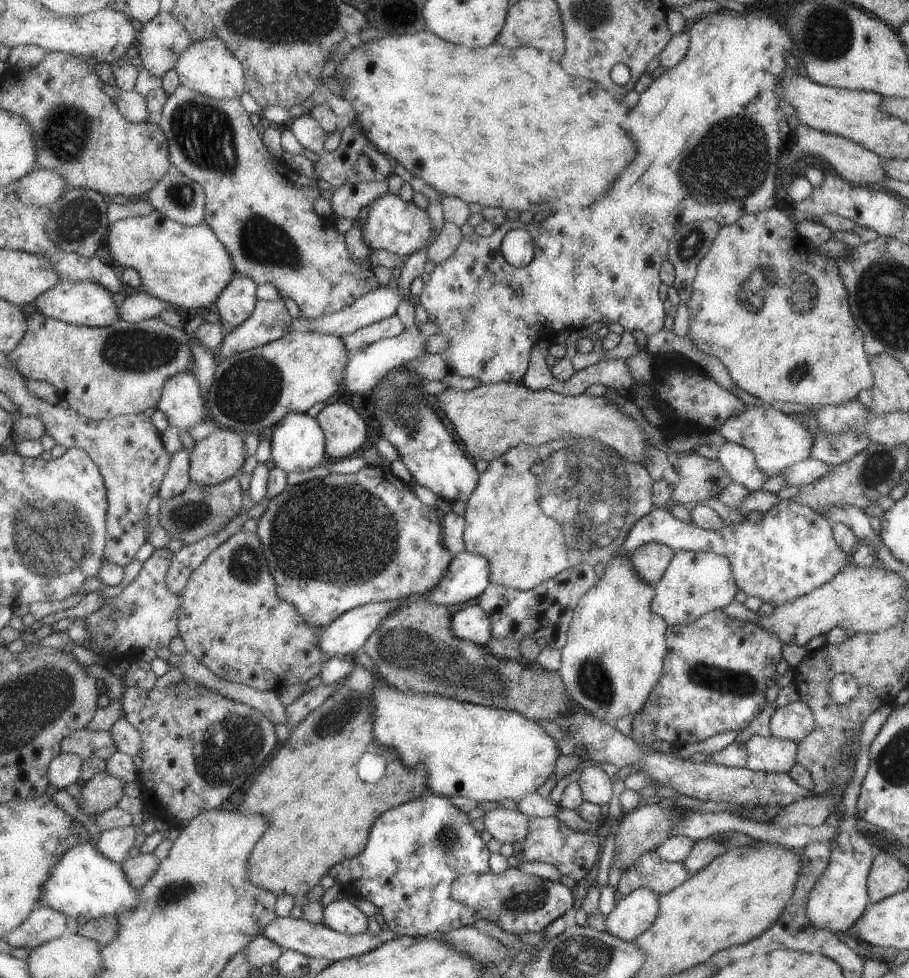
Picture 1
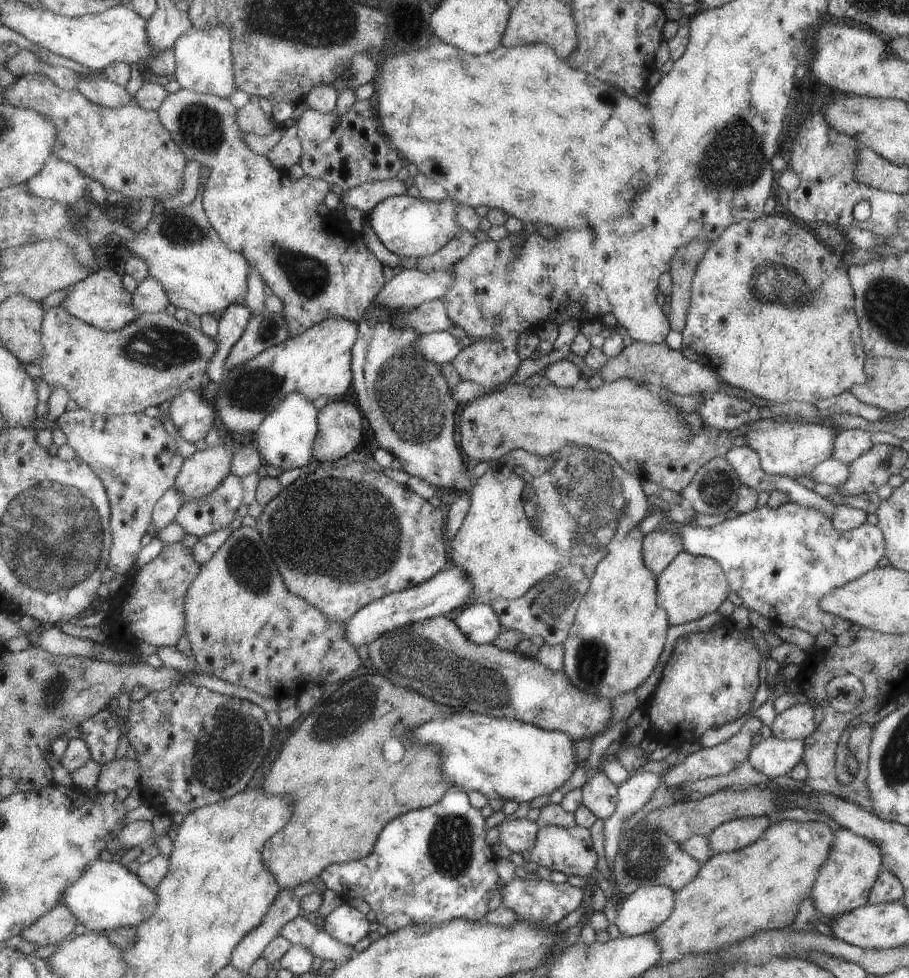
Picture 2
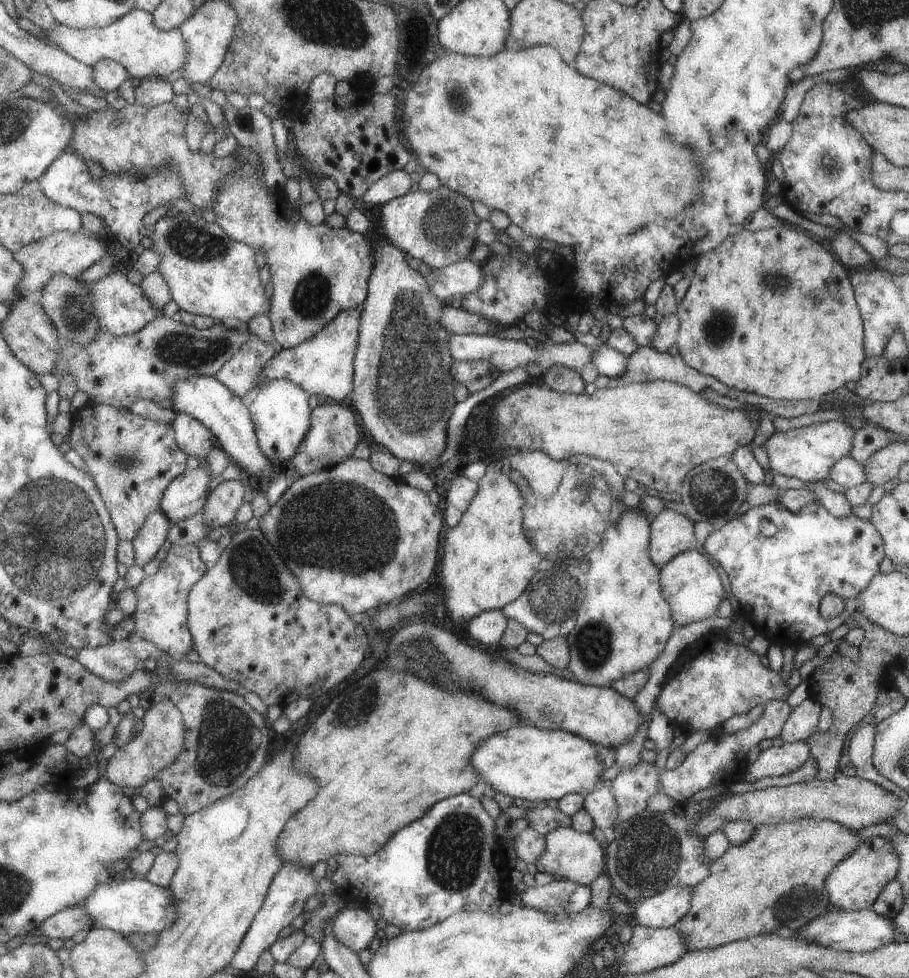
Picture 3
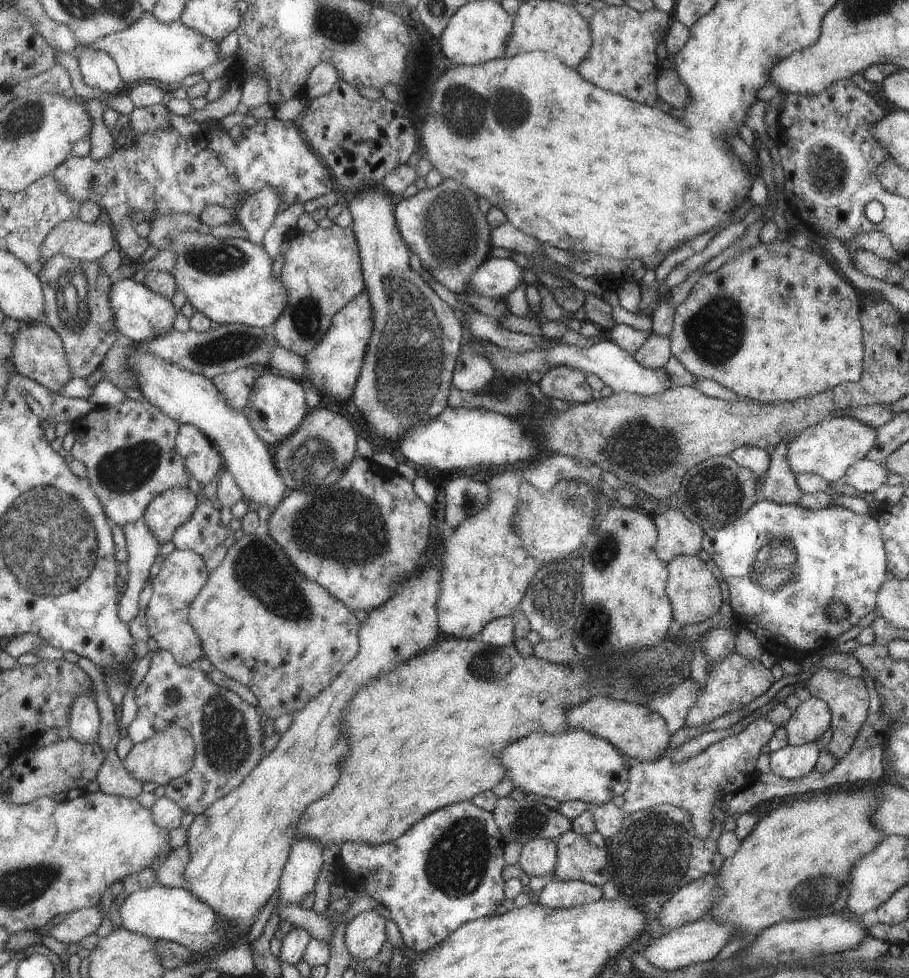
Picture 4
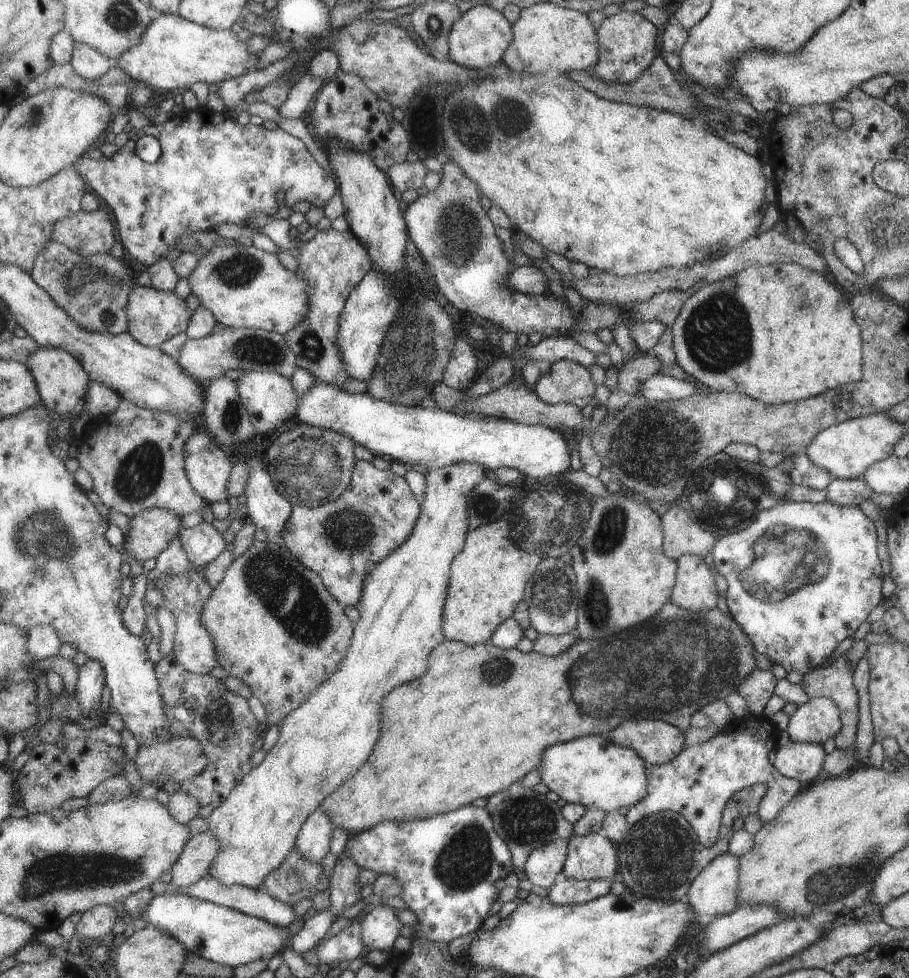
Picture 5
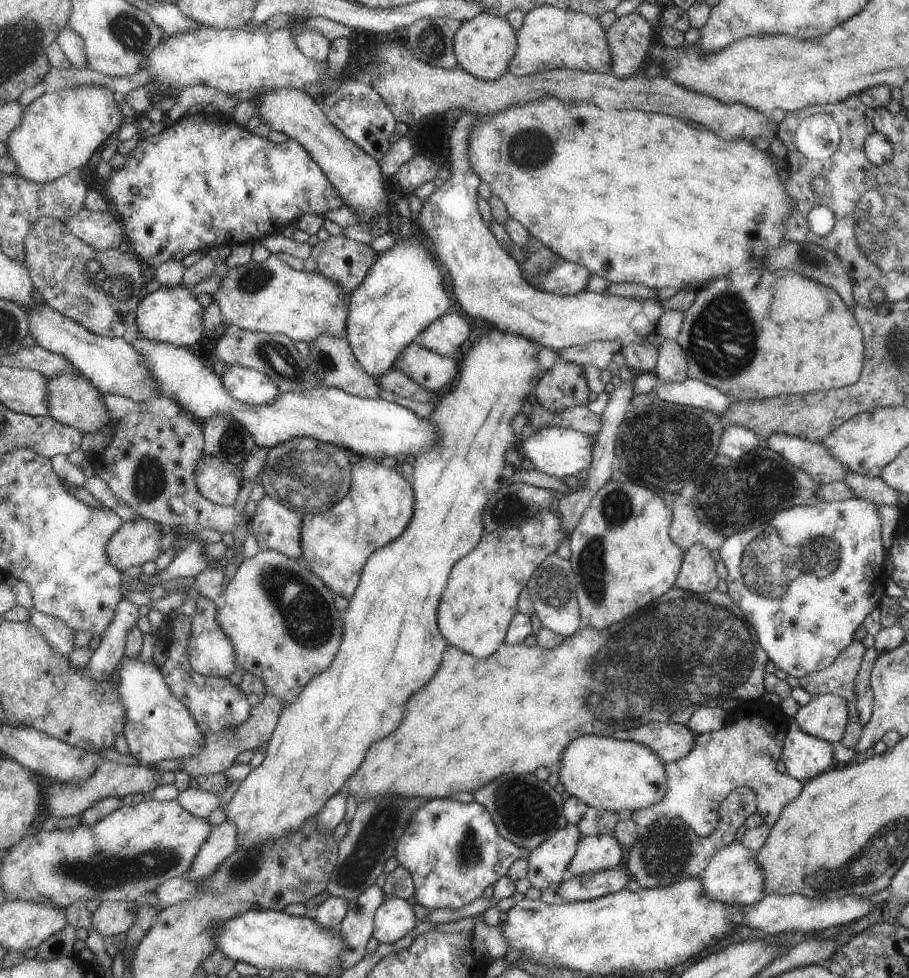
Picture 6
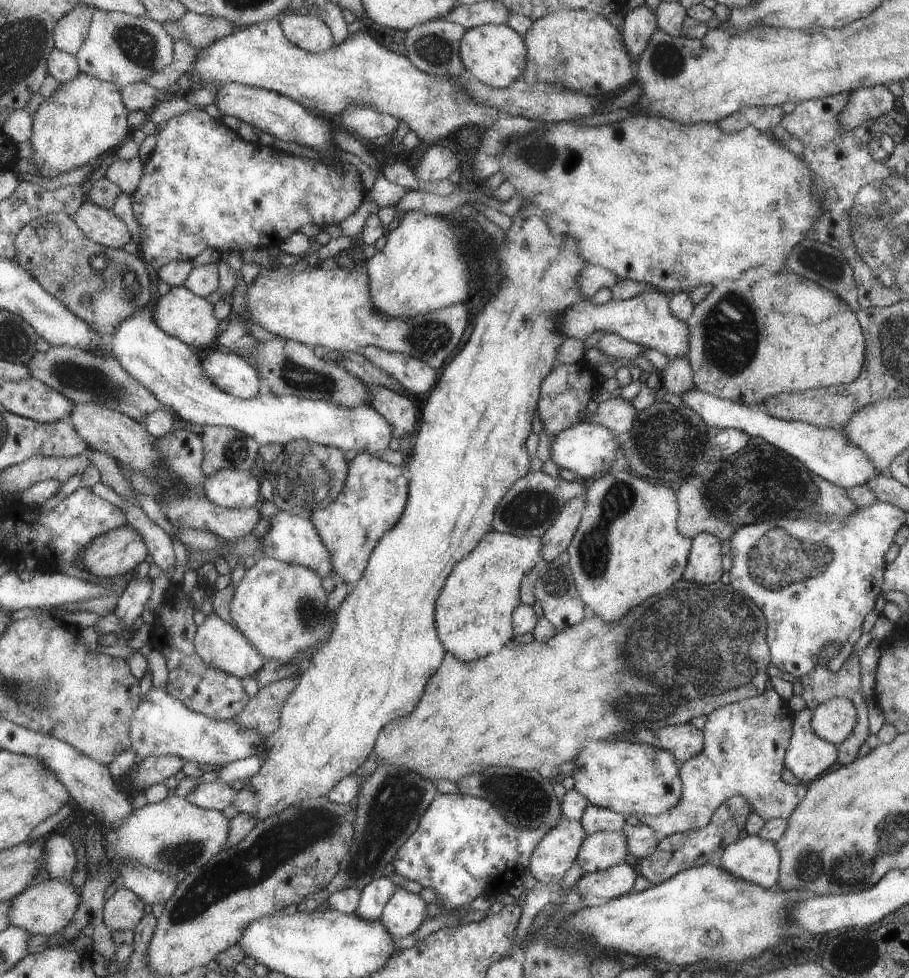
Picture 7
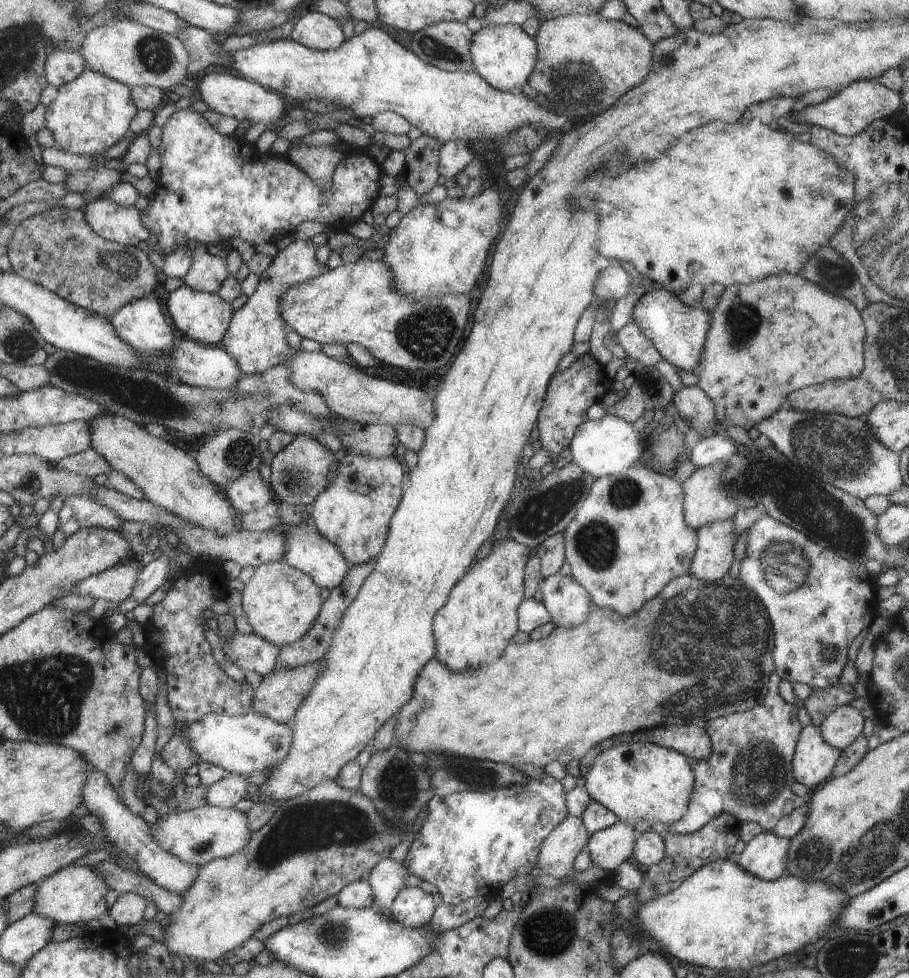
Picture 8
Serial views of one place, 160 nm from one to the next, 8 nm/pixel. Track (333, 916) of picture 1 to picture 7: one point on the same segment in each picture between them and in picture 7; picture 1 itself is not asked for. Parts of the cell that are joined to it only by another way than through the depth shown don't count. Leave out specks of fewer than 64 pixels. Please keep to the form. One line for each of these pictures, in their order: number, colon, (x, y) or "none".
2: (344, 923)
3: (353, 927)
4: (363, 934)
5: (379, 928)
6: (391, 920)
7: (403, 912)

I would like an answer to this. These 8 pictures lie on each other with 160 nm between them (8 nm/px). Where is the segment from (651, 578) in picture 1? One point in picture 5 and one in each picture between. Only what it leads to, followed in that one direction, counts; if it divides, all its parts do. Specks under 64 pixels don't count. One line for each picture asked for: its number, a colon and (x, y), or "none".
2: (660, 546)
3: (671, 534)
4: (677, 536)
5: (681, 535)

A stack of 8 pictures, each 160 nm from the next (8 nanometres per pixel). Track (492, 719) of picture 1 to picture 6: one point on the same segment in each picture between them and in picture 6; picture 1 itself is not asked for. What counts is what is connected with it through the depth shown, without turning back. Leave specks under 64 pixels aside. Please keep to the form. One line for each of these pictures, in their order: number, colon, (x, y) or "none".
2: (505, 758)
3: (532, 764)
4: (571, 765)
5: (591, 771)
6: (606, 773)

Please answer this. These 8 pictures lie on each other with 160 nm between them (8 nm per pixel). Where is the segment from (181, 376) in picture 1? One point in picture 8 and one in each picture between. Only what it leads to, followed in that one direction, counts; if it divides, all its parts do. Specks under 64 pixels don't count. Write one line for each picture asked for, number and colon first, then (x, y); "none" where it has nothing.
2: (194, 418)
3: (196, 438)
4: (204, 461)
5: (208, 464)
6: (221, 482)
7: (230, 488)
8: (249, 492)

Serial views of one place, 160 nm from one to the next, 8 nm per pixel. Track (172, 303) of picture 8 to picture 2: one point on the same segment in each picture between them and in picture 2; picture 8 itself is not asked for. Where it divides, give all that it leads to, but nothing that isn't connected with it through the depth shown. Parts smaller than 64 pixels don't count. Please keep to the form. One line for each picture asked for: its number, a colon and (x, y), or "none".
2: (101, 300)
3: (122, 308)
4: (141, 314)
5: (155, 316)
6: (172, 314)
7: (191, 318)

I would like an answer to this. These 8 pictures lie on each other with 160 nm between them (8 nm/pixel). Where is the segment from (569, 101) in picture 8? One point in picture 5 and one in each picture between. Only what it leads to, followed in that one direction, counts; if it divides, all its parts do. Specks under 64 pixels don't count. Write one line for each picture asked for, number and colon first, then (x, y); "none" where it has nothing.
5: (545, 36)
6: (549, 38)
7: (578, 49)

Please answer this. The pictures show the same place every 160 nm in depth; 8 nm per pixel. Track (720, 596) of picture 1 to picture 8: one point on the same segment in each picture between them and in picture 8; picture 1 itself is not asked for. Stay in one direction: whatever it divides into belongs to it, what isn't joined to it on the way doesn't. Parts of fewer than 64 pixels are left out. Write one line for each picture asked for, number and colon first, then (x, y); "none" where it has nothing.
2: (691, 586)
3: (689, 584)
4: (694, 595)
5: (694, 588)
6: (696, 575)
7: (704, 565)
8: (714, 552)

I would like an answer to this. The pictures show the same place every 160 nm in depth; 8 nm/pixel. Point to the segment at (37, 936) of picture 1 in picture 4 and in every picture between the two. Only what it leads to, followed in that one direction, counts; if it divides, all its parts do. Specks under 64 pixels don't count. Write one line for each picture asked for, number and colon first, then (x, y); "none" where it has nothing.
2: (57, 924)
3: (64, 925)
4: (77, 925)

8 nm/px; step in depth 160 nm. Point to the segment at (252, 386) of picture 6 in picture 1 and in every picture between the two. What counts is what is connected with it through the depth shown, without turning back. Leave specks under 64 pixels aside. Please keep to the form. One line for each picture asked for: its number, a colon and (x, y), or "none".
1: (297, 443)
2: (286, 438)
3: (280, 410)
4: (277, 407)
5: (269, 398)

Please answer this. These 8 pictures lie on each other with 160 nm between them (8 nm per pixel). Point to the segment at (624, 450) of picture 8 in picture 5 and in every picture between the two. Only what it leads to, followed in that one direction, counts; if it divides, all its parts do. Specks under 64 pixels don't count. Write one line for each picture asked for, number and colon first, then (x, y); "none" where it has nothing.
5: (425, 439)
6: (558, 452)
7: (586, 449)

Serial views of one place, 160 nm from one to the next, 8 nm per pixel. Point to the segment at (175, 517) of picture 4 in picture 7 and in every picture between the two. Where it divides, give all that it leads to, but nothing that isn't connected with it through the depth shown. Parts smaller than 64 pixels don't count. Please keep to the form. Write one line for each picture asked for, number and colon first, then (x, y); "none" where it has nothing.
5: (152, 531)
6: (138, 541)
7: (120, 551)

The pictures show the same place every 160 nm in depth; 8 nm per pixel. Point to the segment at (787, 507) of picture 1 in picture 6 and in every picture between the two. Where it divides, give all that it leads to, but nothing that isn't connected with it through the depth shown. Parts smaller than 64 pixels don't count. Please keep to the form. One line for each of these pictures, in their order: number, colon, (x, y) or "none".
2: (781, 561)
3: (780, 563)
4: (781, 564)
5: (802, 576)
6: (806, 578)

